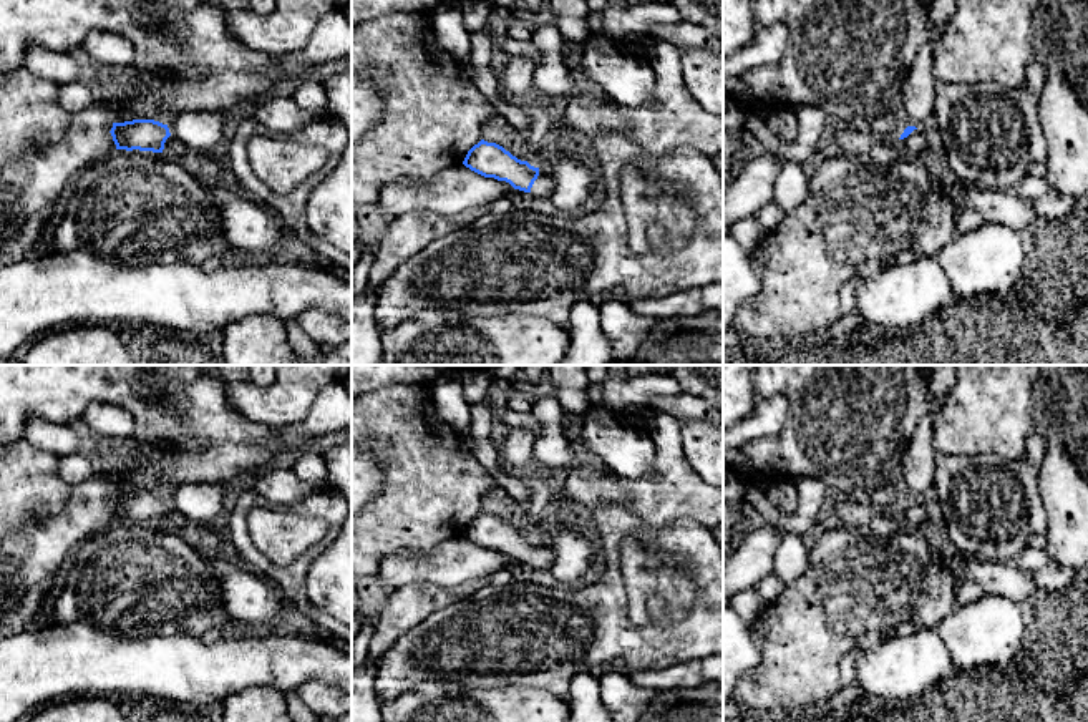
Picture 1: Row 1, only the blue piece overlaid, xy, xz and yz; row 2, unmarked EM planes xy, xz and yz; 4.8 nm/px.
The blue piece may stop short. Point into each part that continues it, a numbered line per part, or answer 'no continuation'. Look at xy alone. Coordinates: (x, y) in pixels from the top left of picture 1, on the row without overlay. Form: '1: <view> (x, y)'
1: xy (174, 520)

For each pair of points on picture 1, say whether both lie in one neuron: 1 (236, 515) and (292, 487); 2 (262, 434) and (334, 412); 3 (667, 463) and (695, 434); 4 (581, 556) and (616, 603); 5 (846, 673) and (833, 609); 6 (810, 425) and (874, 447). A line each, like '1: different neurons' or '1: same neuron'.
1: different neurons
2: same neuron
3: different neurons
4: different neurons
5: different neurons
6: same neuron

